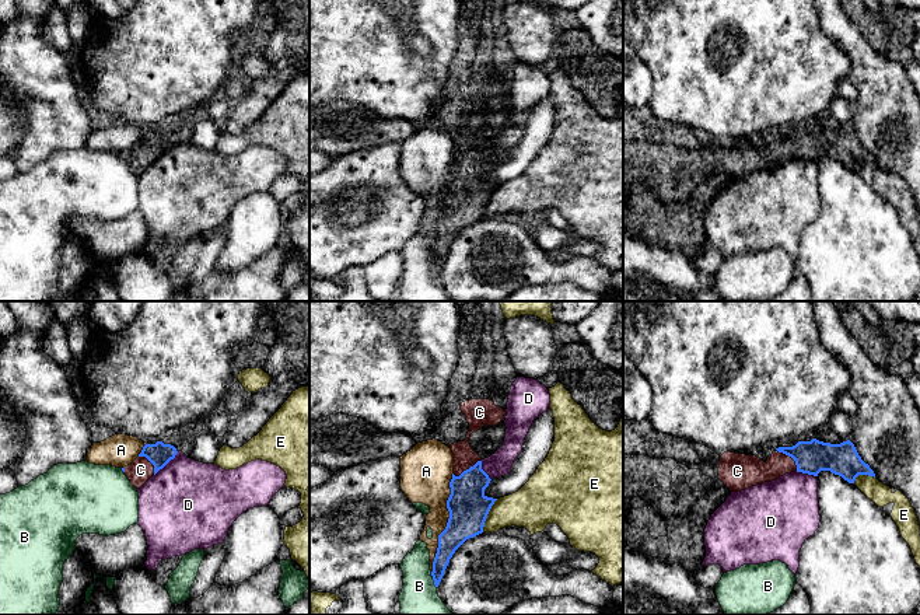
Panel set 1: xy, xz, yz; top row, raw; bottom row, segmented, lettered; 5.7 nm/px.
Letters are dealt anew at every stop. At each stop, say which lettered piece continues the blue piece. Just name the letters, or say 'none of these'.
C

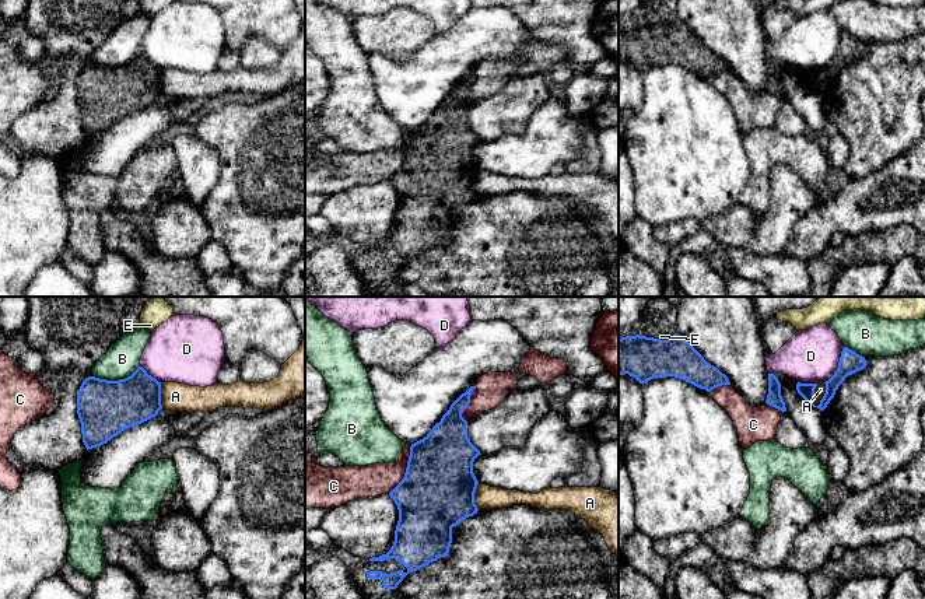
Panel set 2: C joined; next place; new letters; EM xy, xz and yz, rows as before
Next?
none of these

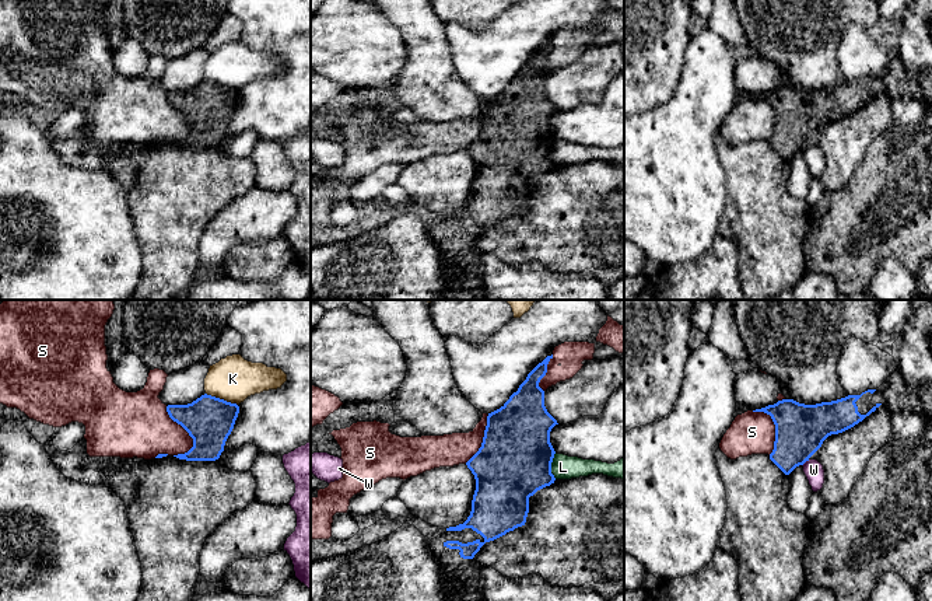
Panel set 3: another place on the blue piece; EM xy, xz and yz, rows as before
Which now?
none of these

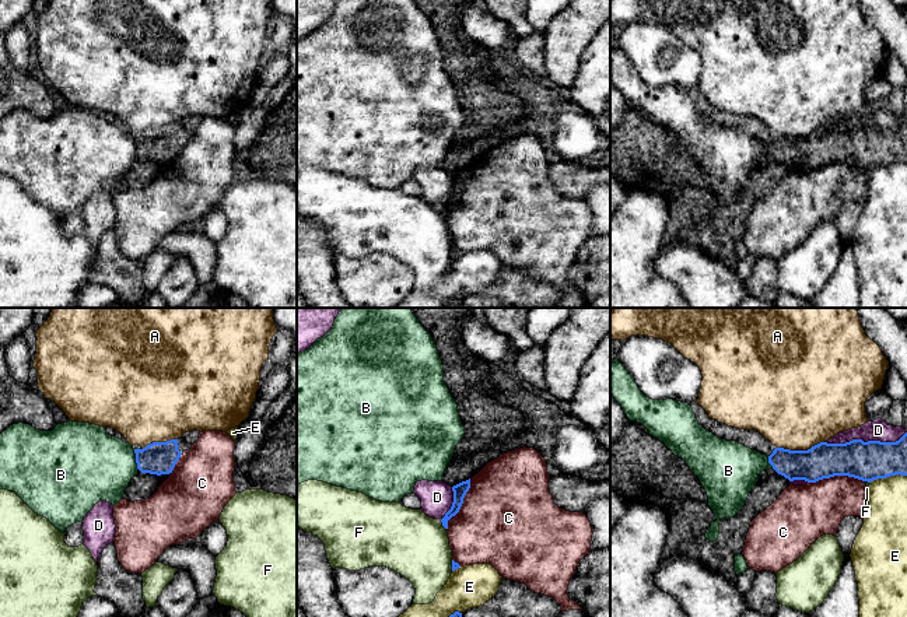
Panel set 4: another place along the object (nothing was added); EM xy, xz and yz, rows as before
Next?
none of these

